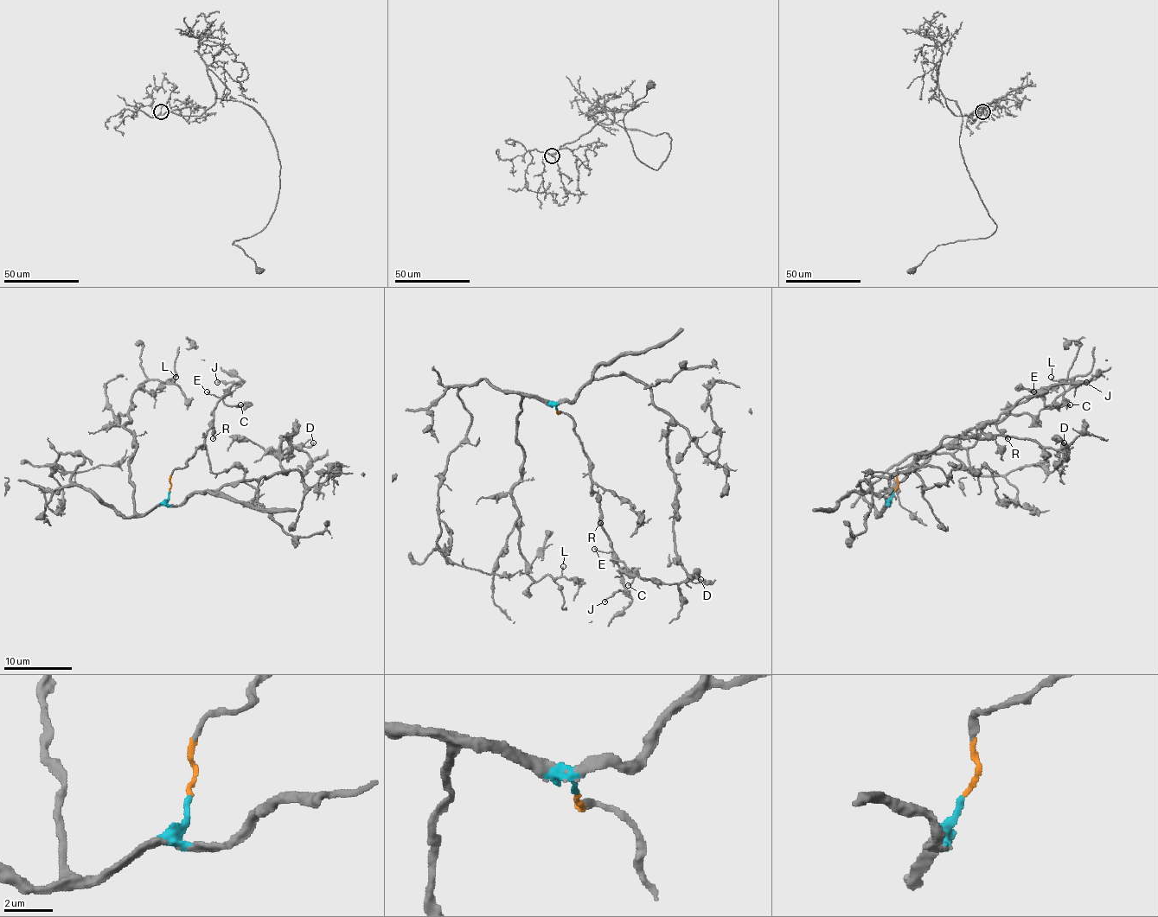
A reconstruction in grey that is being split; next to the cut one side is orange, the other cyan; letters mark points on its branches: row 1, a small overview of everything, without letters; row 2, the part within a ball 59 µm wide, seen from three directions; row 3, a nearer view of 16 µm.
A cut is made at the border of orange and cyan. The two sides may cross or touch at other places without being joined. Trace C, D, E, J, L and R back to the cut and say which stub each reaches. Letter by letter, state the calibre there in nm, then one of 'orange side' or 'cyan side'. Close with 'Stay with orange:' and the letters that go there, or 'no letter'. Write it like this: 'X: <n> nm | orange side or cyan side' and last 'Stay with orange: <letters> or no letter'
C: 160 nm | orange side
D: 140 nm | cyan side
E: 140 nm | orange side
J: 150 nm | orange side
L: 140 nm | cyan side
R: 180 nm | orange side
Stay with orange: C, E, J, R

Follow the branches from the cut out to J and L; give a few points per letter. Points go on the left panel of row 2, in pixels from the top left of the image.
J: (169, 491), (171, 474), (186, 464), (201, 445), (203, 447), (212, 423), (214, 408), (235, 383), (216, 383)
L: (169, 491), (137, 513), (129, 461), (135, 445), (125, 427), (132, 395), (147, 379), (175, 378)

